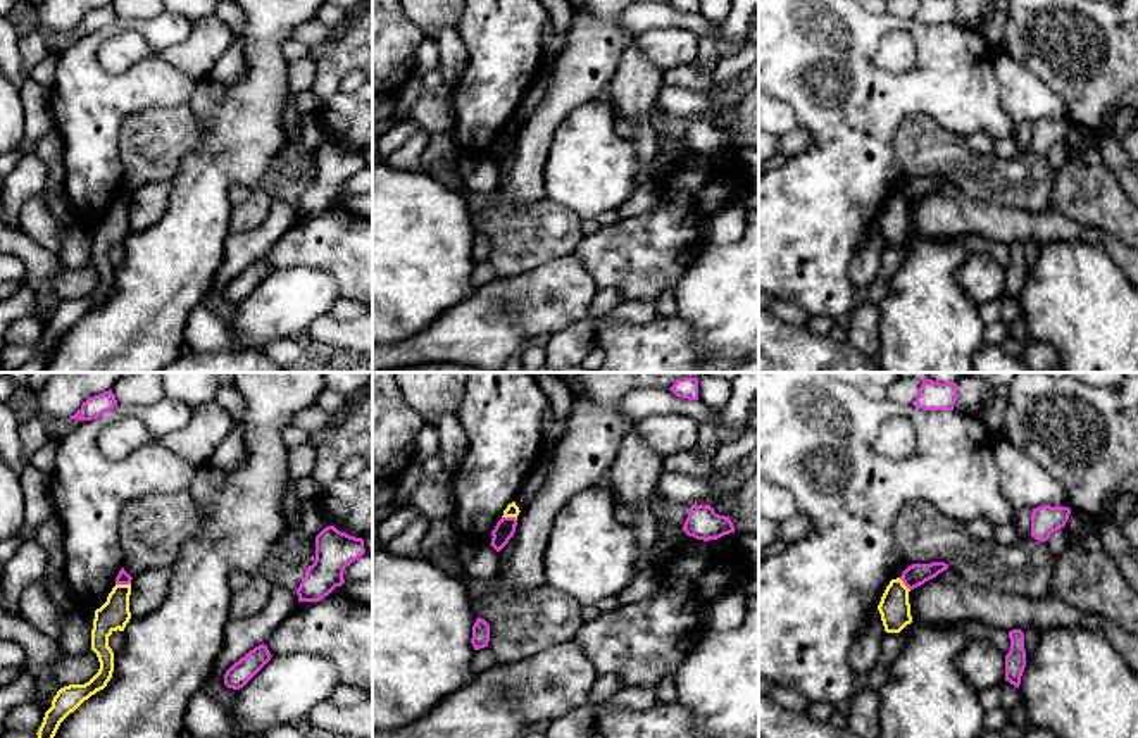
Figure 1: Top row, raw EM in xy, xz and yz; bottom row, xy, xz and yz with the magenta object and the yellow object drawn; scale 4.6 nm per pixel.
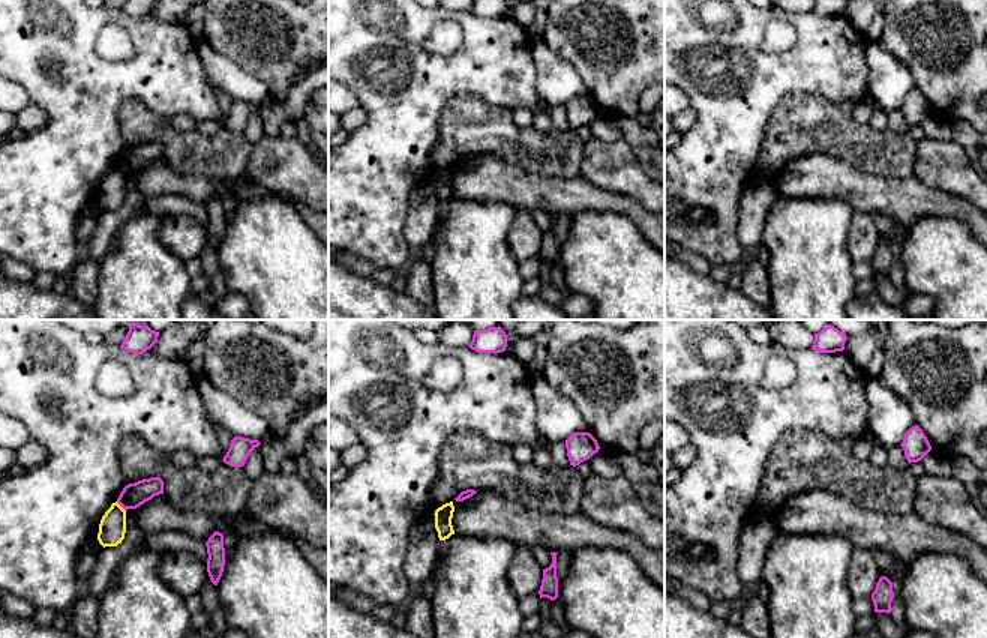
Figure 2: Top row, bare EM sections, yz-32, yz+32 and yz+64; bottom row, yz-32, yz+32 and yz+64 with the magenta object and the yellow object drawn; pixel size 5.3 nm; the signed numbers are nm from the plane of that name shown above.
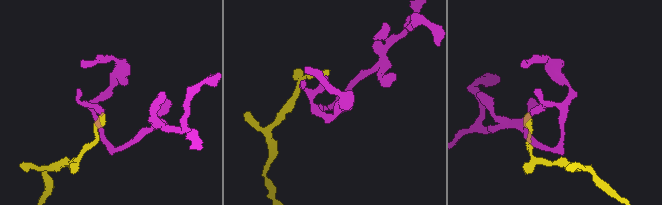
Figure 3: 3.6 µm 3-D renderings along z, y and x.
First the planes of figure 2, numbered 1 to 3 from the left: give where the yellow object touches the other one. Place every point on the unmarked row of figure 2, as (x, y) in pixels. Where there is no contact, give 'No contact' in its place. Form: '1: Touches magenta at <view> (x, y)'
1: Touches magenta at yz-32 (120, 168)
2: No contact
3: No contact

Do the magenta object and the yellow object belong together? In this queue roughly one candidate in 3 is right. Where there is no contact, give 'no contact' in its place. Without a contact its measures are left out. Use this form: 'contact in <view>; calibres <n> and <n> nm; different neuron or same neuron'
contact in xy; calibres 60 and 150 nm; different neuron

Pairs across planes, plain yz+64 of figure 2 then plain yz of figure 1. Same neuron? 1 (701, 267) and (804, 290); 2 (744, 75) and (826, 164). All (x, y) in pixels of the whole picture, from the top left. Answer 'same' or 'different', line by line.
1: different
2: same

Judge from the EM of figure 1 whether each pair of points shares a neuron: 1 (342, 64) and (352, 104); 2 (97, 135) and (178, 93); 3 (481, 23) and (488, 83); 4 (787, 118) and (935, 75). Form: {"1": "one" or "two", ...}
{"1": "one", "2": "one", "3": "one", "4": "two"}

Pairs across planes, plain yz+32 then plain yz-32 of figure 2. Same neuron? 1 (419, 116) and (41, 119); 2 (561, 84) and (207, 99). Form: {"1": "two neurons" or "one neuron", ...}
{"1": "two neurons", "2": "two neurons"}

